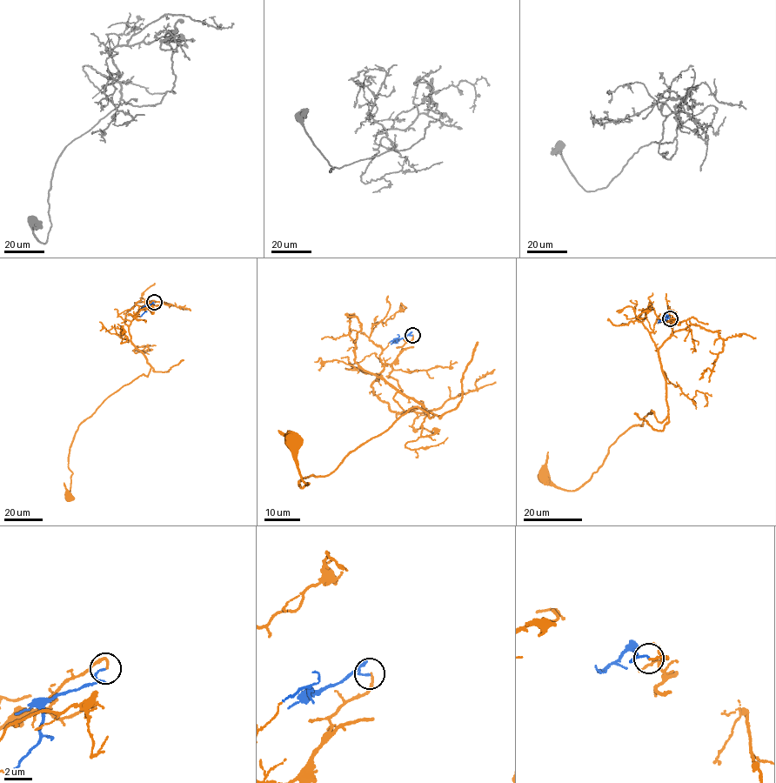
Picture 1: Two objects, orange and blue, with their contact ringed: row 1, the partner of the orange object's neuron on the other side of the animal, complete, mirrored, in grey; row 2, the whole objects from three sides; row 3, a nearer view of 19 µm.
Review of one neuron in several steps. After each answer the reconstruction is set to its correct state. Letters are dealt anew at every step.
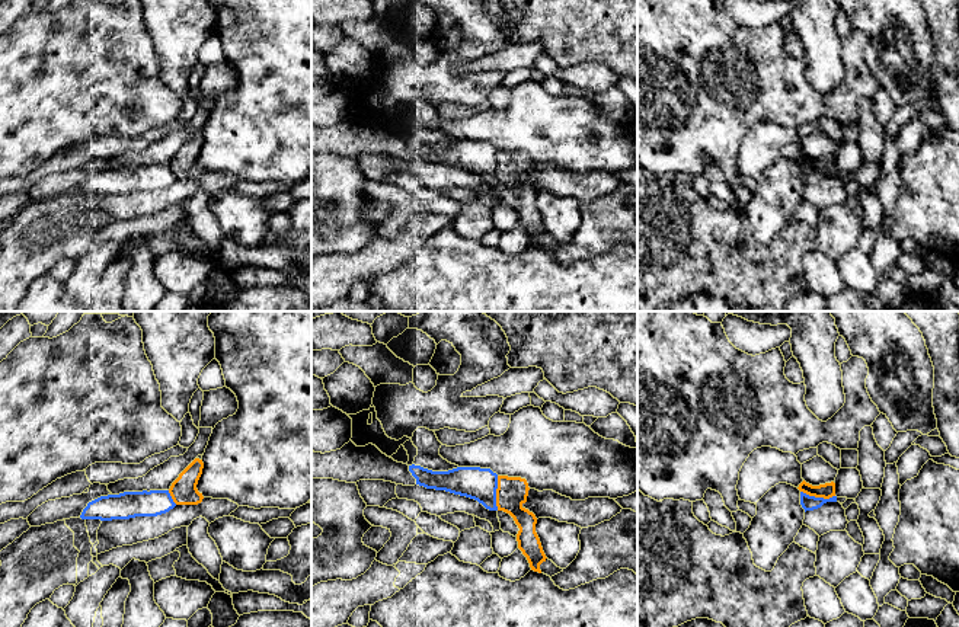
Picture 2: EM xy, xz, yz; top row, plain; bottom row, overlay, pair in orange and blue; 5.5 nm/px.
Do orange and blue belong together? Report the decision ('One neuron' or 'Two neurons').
Two neurons

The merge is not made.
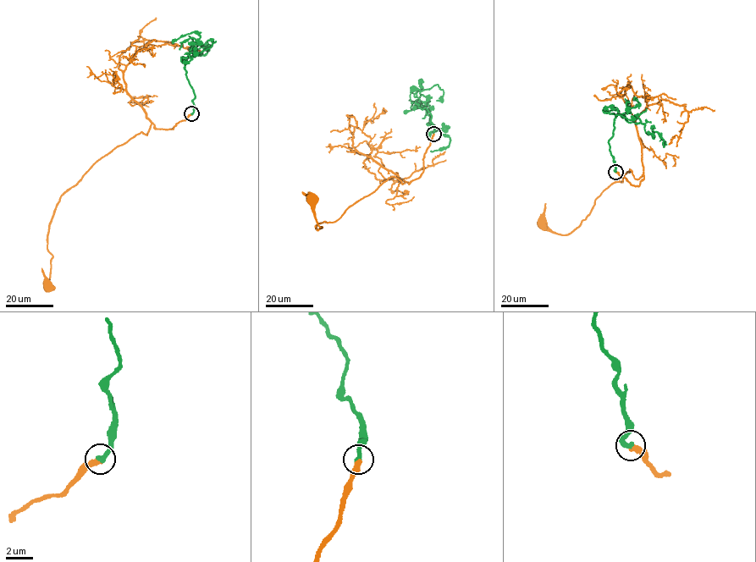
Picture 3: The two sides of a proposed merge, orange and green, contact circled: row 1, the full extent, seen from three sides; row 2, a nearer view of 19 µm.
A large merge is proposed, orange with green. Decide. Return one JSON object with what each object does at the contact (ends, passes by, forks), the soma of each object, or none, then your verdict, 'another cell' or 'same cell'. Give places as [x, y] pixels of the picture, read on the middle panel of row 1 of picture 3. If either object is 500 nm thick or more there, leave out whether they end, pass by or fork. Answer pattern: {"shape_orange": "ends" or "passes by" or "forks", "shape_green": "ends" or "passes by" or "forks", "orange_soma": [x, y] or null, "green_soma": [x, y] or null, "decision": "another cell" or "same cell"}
{"shape_orange": "ends", "shape_green": "ends", "orange_soma": [311, 197], "green_soma": null, "decision": "same cell"}

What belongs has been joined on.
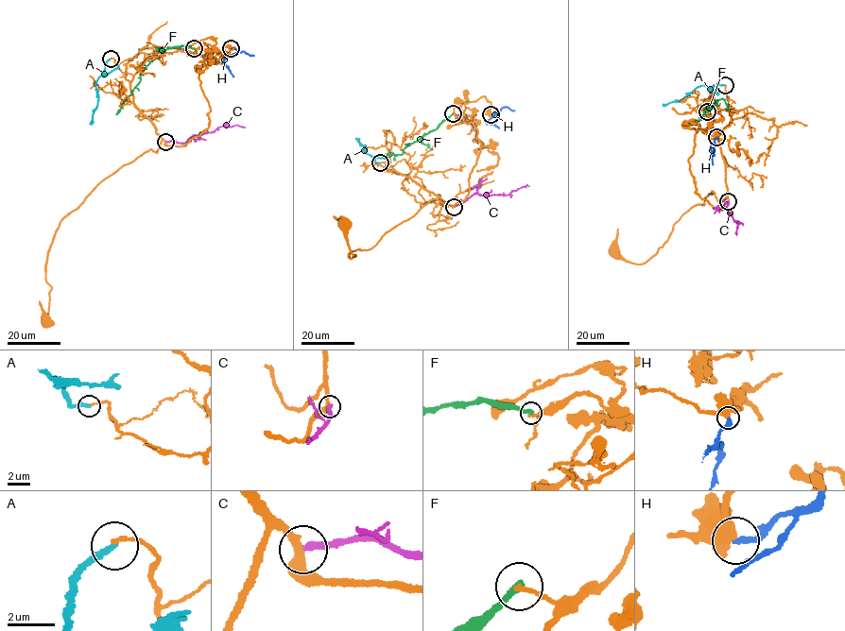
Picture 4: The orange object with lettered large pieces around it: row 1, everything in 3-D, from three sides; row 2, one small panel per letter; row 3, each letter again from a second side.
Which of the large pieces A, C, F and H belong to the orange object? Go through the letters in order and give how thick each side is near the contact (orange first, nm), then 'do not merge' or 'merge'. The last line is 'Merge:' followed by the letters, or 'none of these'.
A: 160/240 nm | do not merge
C: 360/280 nm | do not merge
F: 190/320 nm | do not merge
H: 360/200 nm | do not merge
Merge: none of these

